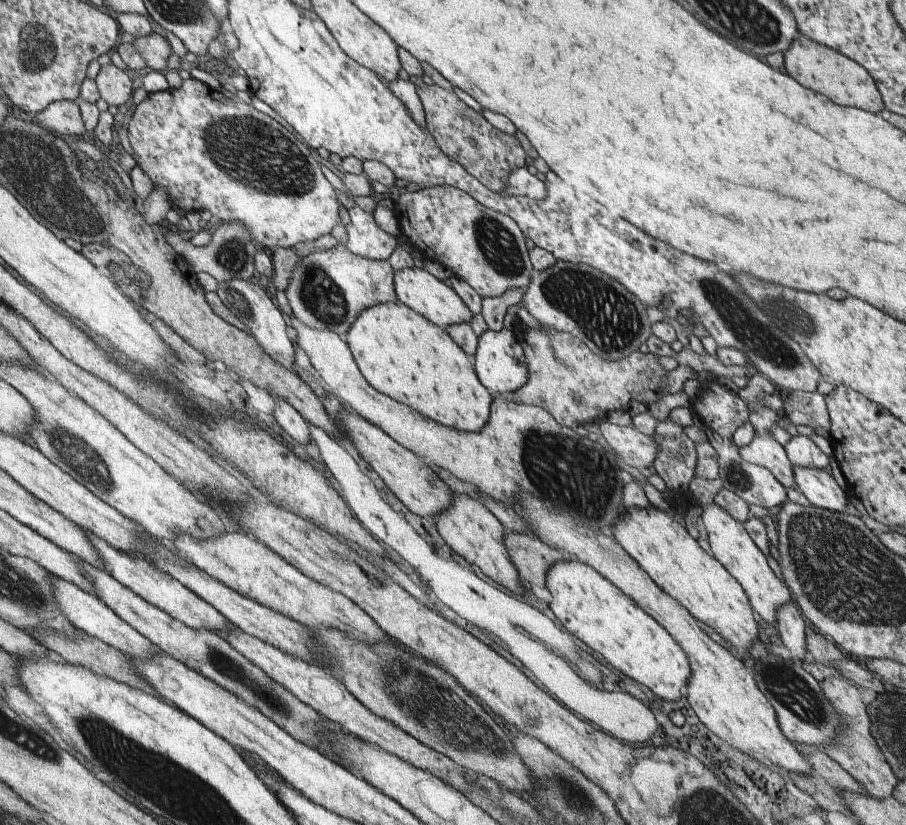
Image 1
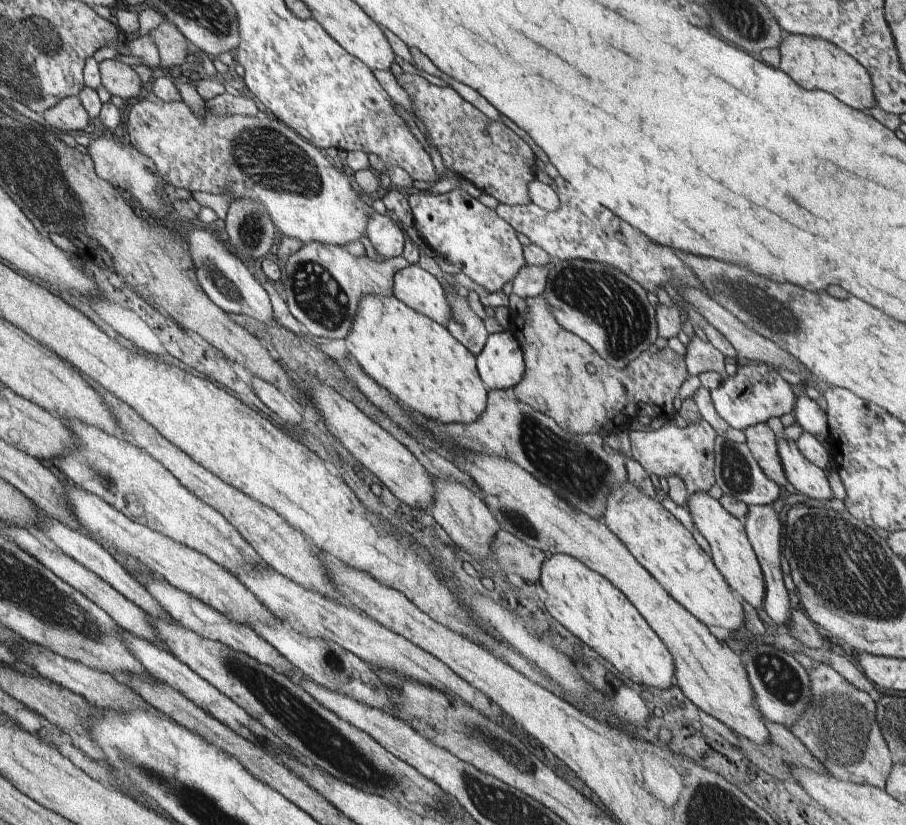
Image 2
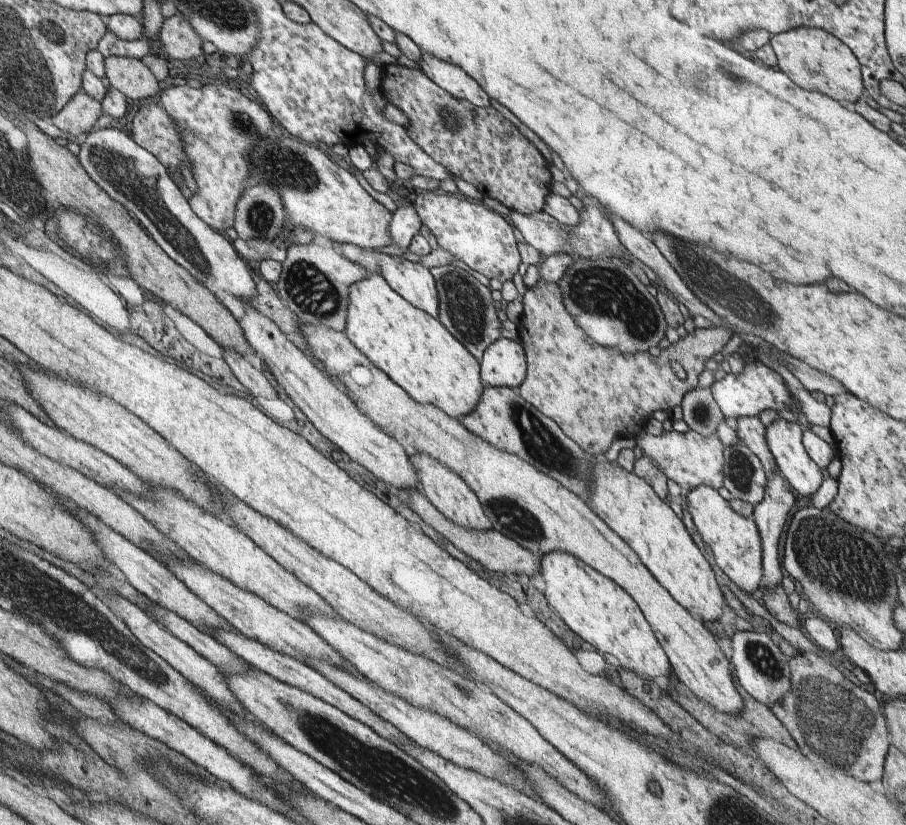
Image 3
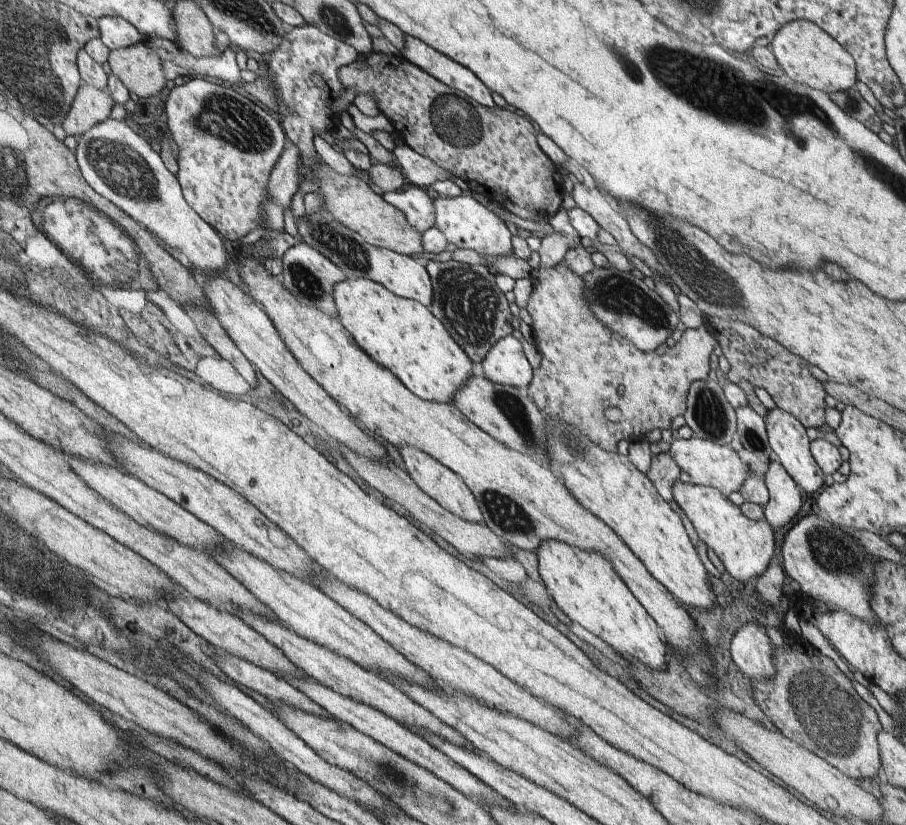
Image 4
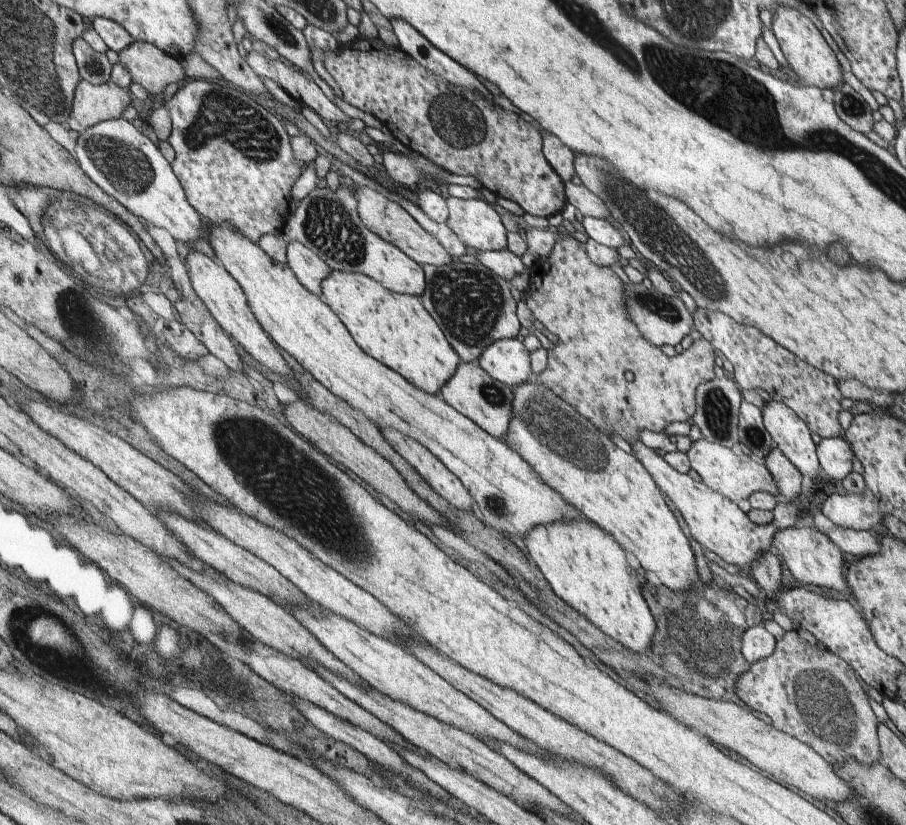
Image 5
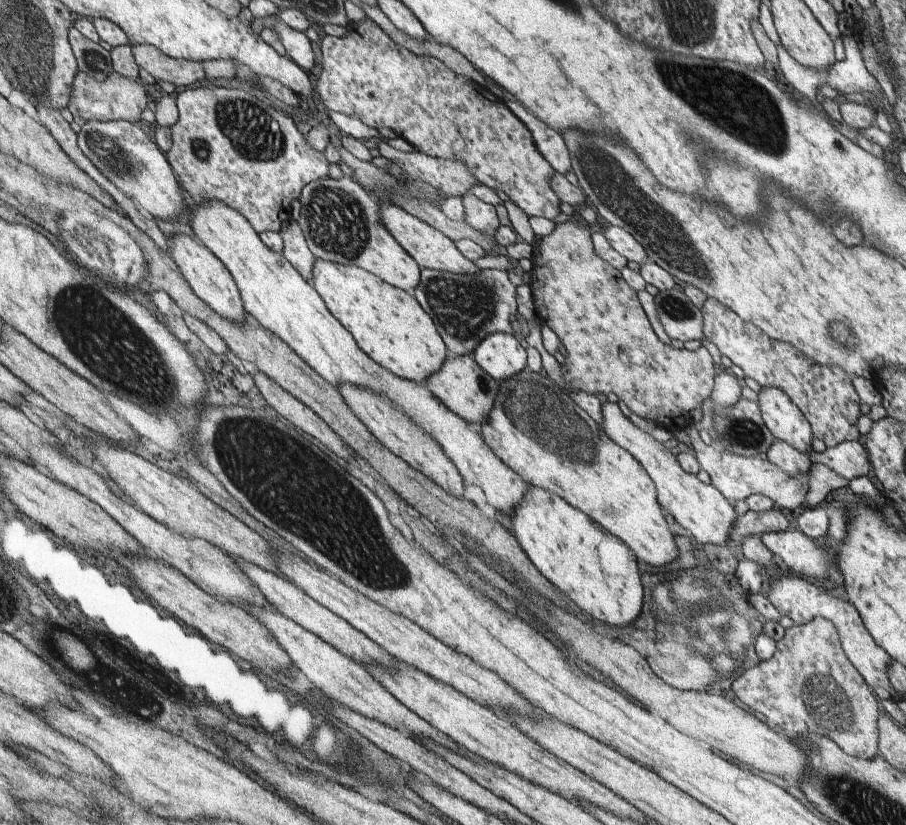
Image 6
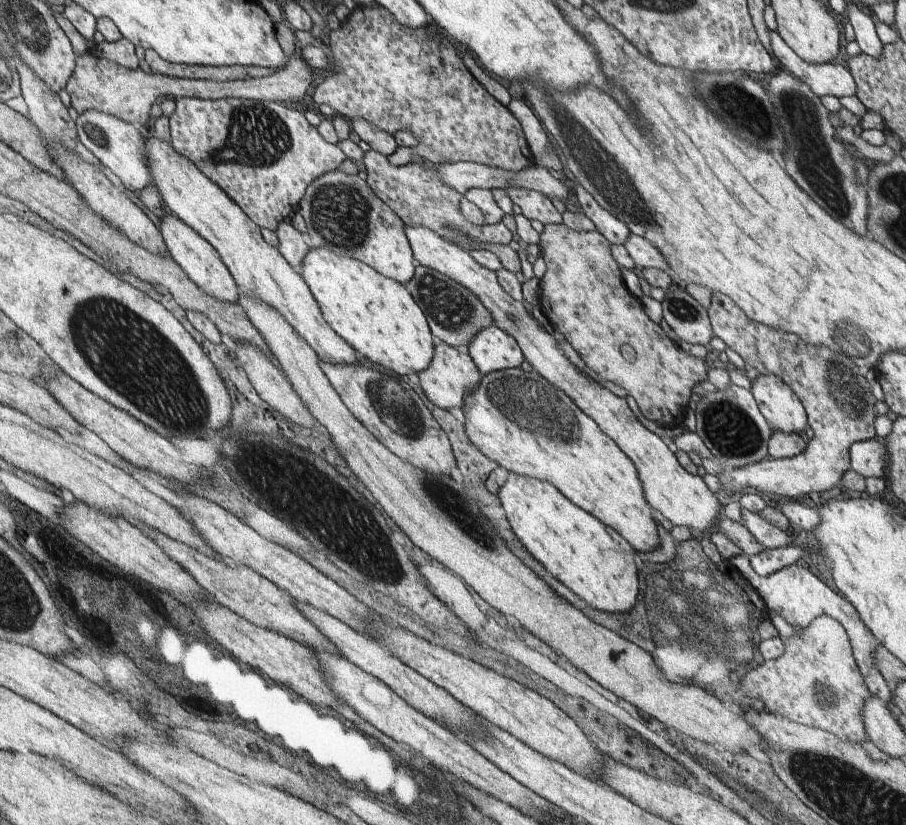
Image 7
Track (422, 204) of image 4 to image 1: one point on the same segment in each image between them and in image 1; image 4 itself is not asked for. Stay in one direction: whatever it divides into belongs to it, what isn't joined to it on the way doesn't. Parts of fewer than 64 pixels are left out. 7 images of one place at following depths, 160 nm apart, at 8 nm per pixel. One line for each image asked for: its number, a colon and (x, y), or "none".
1: (365, 238)
2: (388, 239)
3: (406, 223)

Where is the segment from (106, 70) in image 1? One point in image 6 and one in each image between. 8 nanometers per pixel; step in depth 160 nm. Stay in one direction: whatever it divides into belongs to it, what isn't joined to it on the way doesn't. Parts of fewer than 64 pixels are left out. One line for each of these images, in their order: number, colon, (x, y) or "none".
2: (119, 79)
3: (130, 76)
4: (140, 68)
5: (150, 66)
6: (180, 72)

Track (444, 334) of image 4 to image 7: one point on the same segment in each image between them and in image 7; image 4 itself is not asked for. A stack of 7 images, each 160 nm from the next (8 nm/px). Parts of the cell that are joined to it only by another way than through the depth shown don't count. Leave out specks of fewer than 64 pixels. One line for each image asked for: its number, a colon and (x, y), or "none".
5: (395, 328)
6: (388, 323)
7: (377, 316)

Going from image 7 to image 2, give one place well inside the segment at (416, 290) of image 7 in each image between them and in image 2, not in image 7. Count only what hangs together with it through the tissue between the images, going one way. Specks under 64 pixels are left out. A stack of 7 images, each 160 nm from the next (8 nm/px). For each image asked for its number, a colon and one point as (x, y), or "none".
2: (465, 325)
3: (466, 308)
4: (466, 300)
5: (473, 306)
6: (465, 309)

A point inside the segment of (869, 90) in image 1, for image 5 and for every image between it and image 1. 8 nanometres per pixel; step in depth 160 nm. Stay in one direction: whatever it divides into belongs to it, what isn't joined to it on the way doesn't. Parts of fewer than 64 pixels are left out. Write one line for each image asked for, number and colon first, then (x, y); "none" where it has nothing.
2: (812, 62)
3: (811, 57)
4: (808, 55)
5: (814, 63)

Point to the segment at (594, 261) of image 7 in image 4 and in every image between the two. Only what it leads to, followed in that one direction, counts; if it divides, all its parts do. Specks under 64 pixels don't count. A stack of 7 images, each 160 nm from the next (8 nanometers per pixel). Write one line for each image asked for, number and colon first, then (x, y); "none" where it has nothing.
4: (586, 368)
5: (603, 367)
6: (611, 347)

